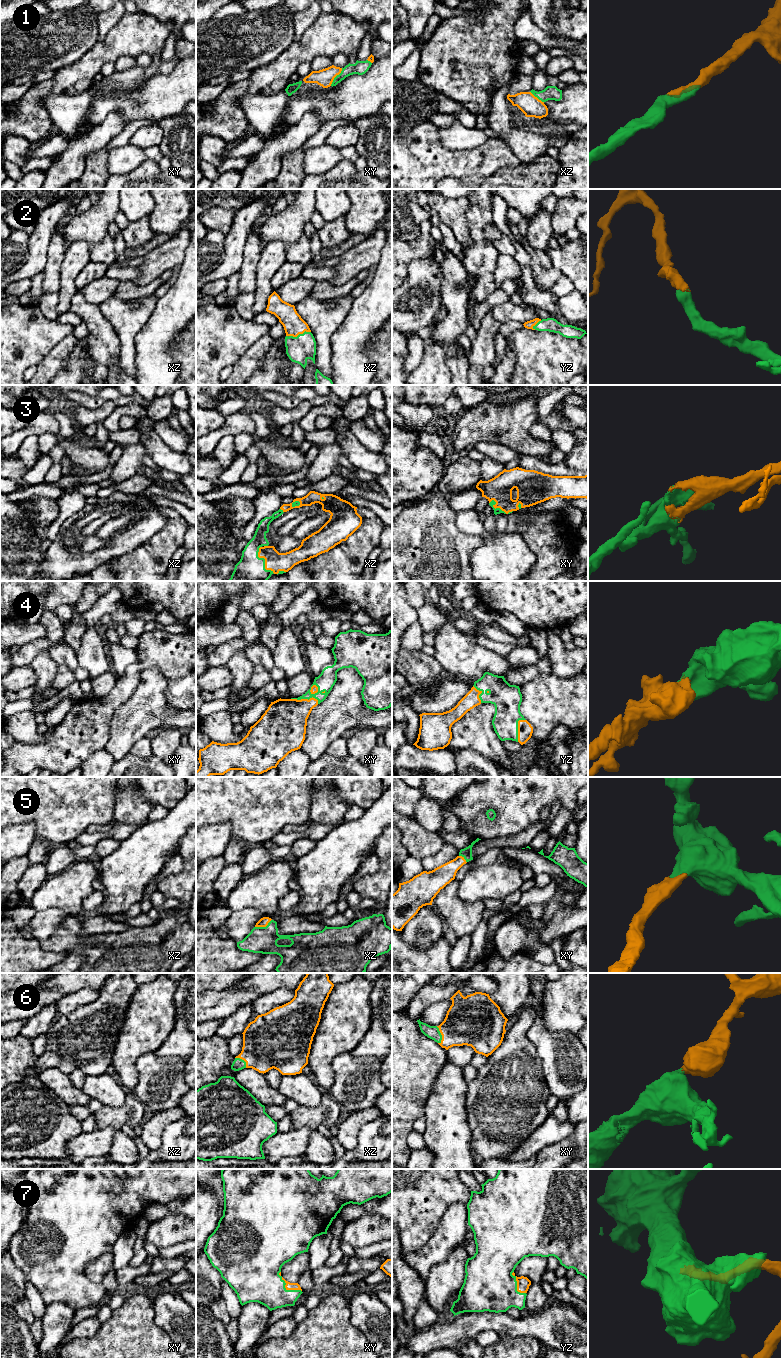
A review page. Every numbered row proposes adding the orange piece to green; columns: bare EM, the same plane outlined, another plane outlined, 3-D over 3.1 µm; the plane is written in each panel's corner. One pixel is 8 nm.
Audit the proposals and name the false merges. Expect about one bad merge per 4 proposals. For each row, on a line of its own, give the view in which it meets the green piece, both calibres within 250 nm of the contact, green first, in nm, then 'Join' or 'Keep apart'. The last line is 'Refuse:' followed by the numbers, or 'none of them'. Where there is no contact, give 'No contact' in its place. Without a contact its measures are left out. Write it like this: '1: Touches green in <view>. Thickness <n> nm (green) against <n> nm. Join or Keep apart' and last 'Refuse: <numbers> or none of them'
1: Touches green in xy. Thickness 110 nm (green) against 140 nm. Join
2: Touches green in xz. Thickness 200 nm (green) against 170 nm. Join
3: Touches green in xz. Thickness 280 nm (green) against 160 nm. Join
4: Touches green in xy. Thickness 150 nm (green) against 340 nm. Join
5: Touches green in xz. Thickness 220 nm (green) against 80 nm. Join
6: Touches green in xy. Thickness 110 nm (green) against 380 nm. Join
7: Touches green in xy. Thickness 380 nm (green) against 60 nm. Join
Refuse: none of them

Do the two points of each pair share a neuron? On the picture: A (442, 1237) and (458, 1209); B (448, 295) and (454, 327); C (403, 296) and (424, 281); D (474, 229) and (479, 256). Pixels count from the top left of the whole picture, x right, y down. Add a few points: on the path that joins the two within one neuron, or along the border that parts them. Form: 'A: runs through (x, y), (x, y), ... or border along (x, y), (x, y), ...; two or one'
A: runs through (449, 1230), (456, 1216); one
B: runs through (454, 303), (454, 319); one
C: runs through (408, 296), (419, 286); one
D: runs through (477, 236), (479, 249); one

